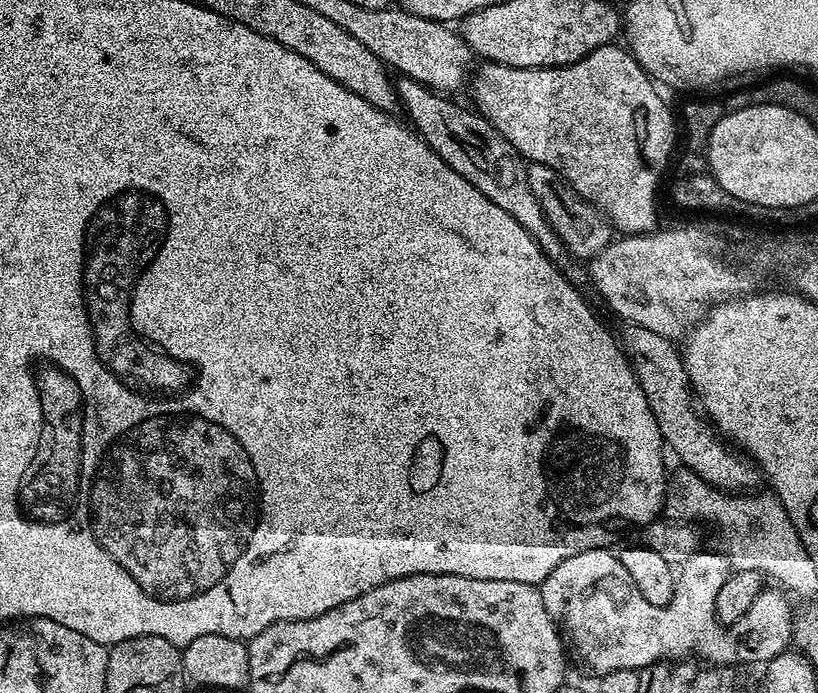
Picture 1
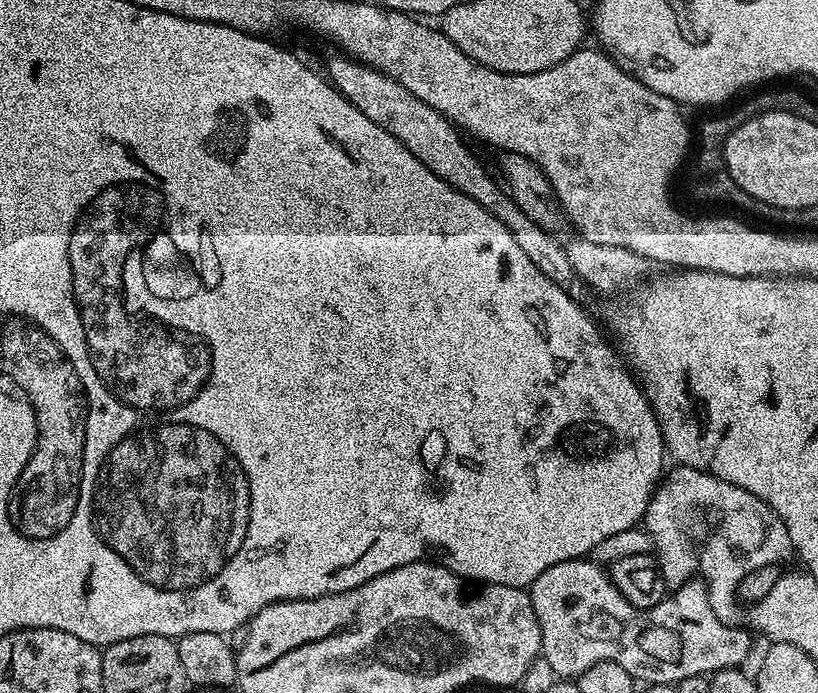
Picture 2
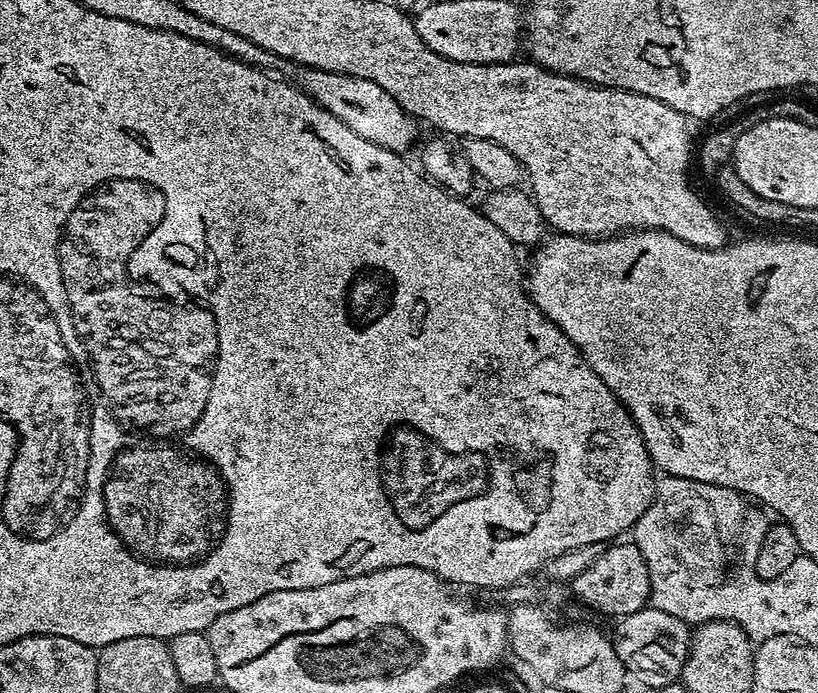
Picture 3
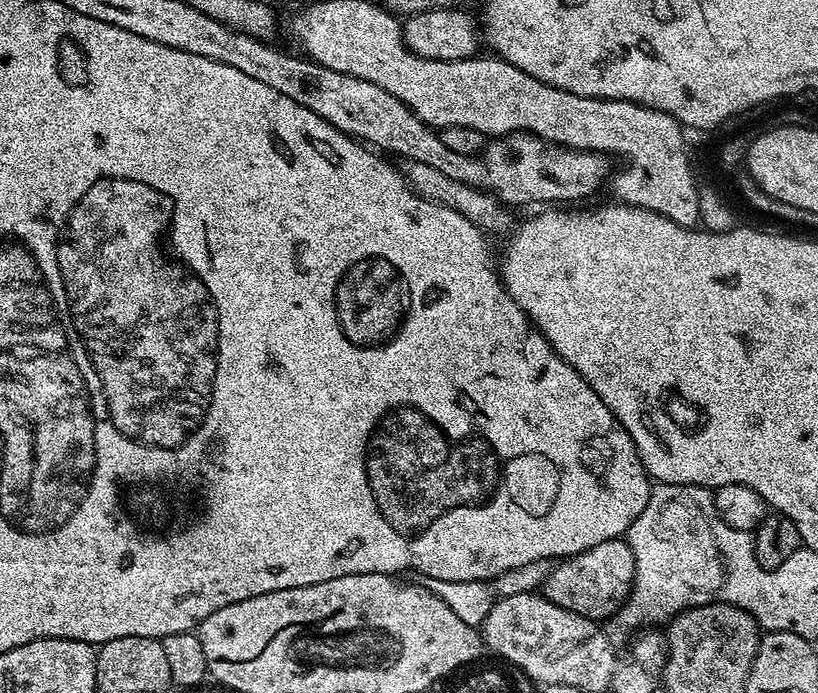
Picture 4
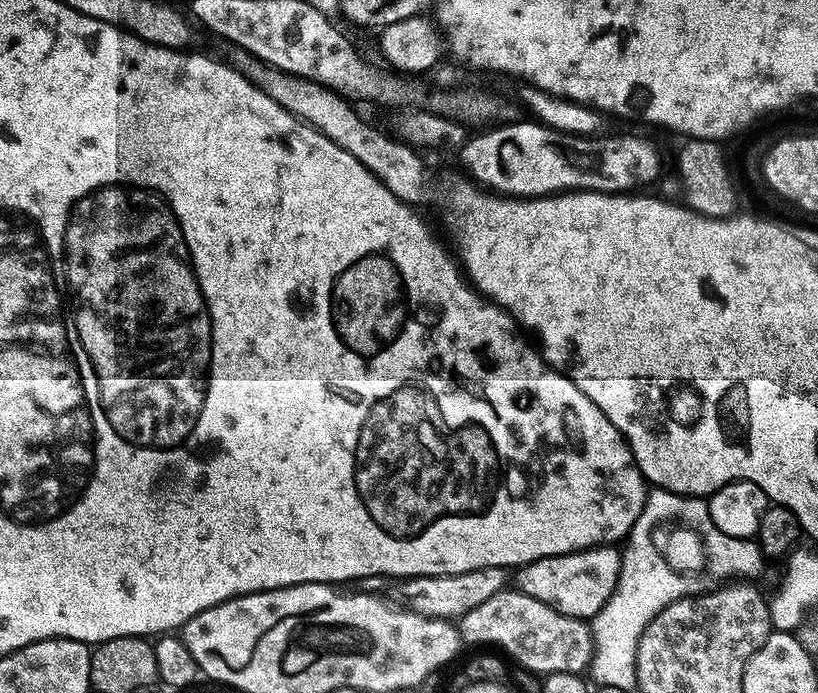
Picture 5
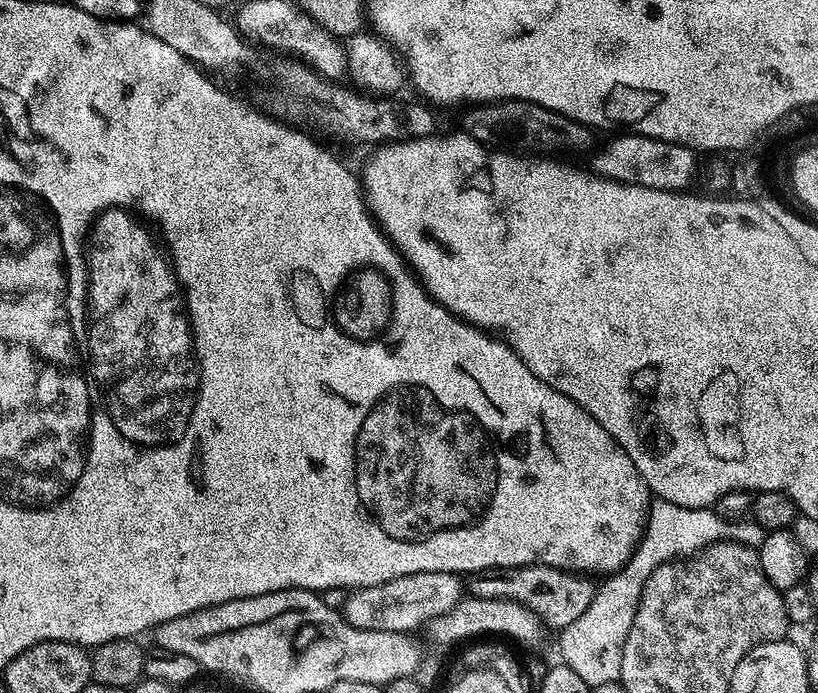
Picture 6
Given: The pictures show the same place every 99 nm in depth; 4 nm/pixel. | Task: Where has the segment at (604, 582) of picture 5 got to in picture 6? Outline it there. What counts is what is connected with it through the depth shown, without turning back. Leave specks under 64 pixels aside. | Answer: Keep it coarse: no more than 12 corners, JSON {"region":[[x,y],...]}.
{"region":[[539,562],[475,573],[471,595],[518,602],[548,630],[590,606],[591,575]]}

